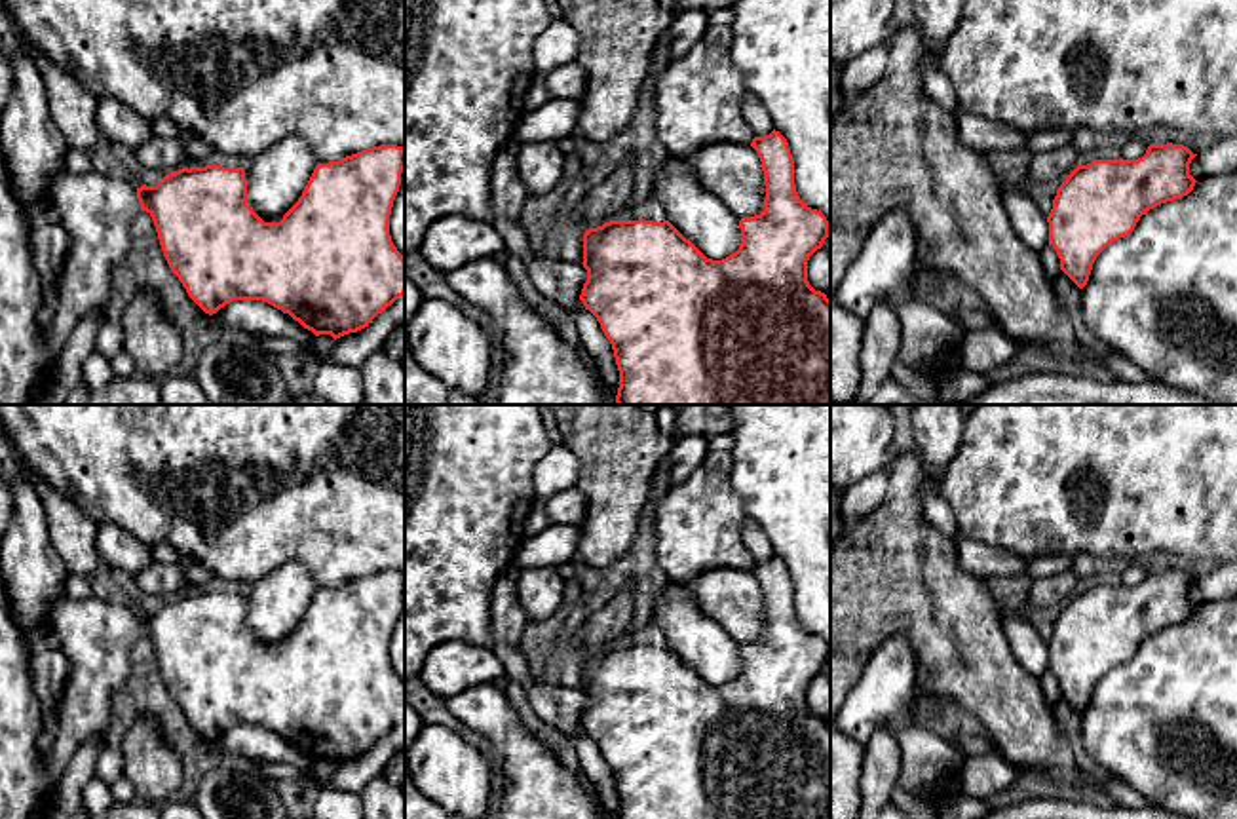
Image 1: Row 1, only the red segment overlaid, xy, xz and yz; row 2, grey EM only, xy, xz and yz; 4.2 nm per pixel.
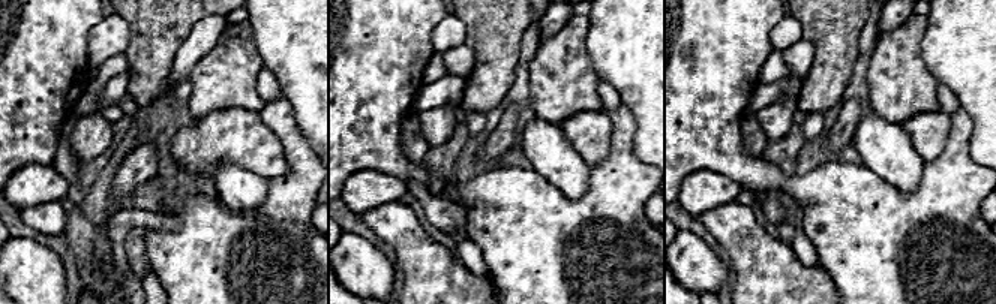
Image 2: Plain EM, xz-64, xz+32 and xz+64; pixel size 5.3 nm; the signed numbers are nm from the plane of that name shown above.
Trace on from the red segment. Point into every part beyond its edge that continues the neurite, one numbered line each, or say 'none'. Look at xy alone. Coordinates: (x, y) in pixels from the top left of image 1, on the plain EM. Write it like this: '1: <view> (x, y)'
1: xy (95, 635)

